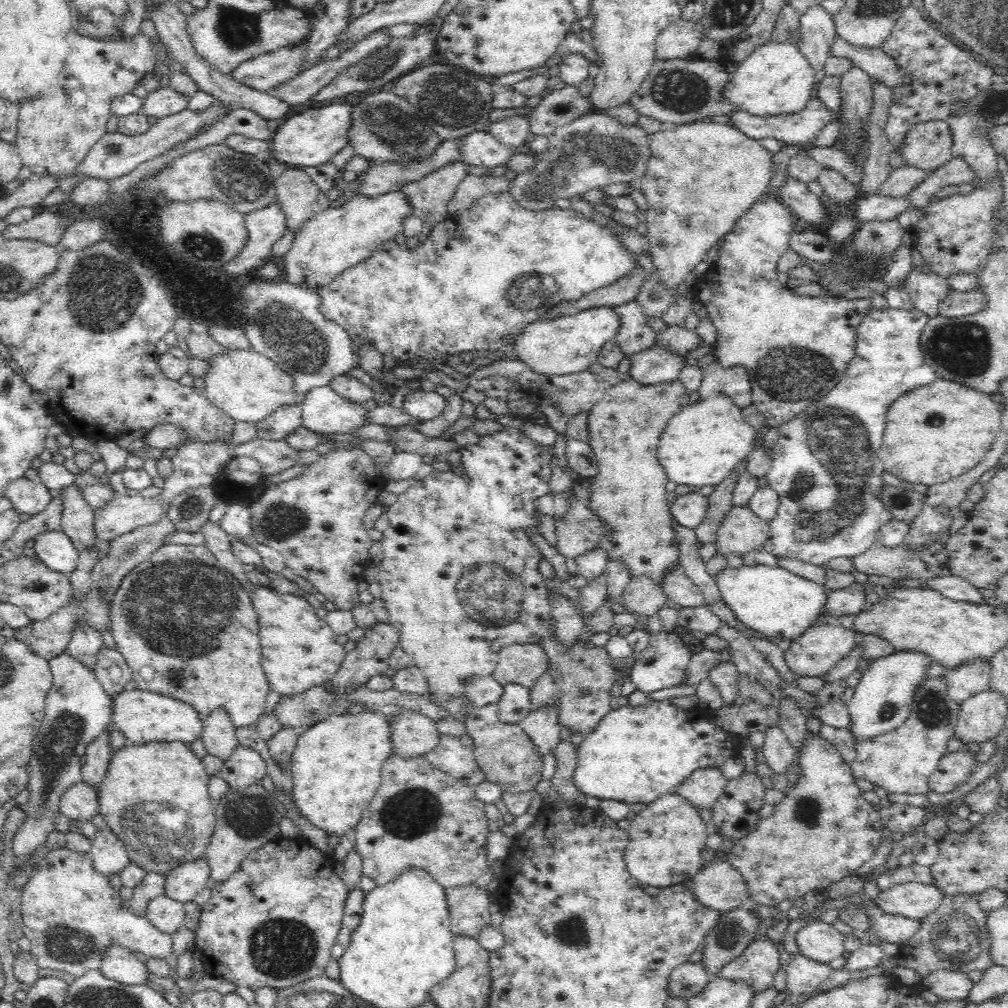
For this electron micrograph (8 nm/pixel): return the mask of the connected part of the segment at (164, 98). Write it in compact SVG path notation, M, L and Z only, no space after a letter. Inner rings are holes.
M160 87L144 99L141 112L146 113L146 116L161 119L188 109L188 102L188 97L172 87Z

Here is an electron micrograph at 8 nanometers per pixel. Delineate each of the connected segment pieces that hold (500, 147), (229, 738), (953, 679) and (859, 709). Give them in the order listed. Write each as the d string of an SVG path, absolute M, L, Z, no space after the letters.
M476 131L463 137L459 151L462 162L489 169L506 164L519 150L502 144L487 131Z
M218 708L203 718L202 722L201 740L207 754L223 761L228 760L239 746L235 733L236 726L233 725L228 711Z
M974 661L963 667L948 669L944 677L949 697L961 704L972 695L989 690L991 661Z
M896 650L887 657L872 660L870 666L862 672L853 697L847 702L851 718L849 729L854 740L876 738L902 726L911 713L910 706L916 689L919 689L919 684L928 677L927 666L933 662L925 654L903 650Z

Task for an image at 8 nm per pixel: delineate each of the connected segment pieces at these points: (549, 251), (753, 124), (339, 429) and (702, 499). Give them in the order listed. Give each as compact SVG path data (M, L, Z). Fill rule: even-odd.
M509 191L504 193L486 194L476 200L470 208L462 210L462 212L454 212L447 214L442 222L436 222L431 227L431 233L427 239L420 243L413 251L405 246L400 246L394 242L384 242L380 248L376 248L372 252L370 258L365 258L352 268L344 270L334 280L328 283L328 286L323 286L317 289L320 299L322 299L322 313L327 319L332 319L336 324L344 327L348 331L352 345L354 345L354 353L359 356L360 345L374 345L382 356L392 355L396 359L396 364L399 368L399 363L404 360L410 360L417 357L432 360L432 364L438 367L443 367L443 363L448 355L458 354L461 352L472 351L498 351L502 353L504 359L518 359L518 355L514 350L514 338L520 334L530 323L538 320L541 316L554 308L560 302L580 300L582 296L590 294L593 290L598 290L602 286L610 286L614 282L618 282L620 278L628 276L636 266L638 261L634 254L626 245L620 243L618 238L611 229L600 225L596 221L587 219L582 213L575 209L560 209L557 206L546 208L546 210L528 210L522 208L515 200Z
M812 96L804 110L792 114L778 114L778 116L754 116L742 110L730 114L731 124L740 129L746 136L760 140L760 138L776 138L784 145L801 145L807 142L814 142L816 136L820 134L820 130L824 126L828 126L832 121L835 112L828 109L828 107L816 96Z
M320 386L314 388L305 396L304 403L301 405L303 413L303 426L312 432L331 434L350 434L363 428L368 424L366 414L369 410L363 408L358 402L351 402L348 398L339 396L333 388L329 386Z
M696 490L677 497L670 505L670 514L674 520L681 526L695 530L707 516L708 497Z

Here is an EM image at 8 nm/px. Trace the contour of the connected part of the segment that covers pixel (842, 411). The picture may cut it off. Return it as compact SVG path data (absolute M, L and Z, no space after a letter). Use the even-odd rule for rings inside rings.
M870 307L869 311L863 316L861 324L856 329L855 355L848 363L848 368L844 371L844 376L840 379L840 382L824 398L814 402L814 404L810 404L804 412L800 412L795 418L778 427L780 436L778 436L778 441L775 442L776 444L771 449L772 467L766 476L767 484L770 485L772 490L777 492L779 508L776 518L769 522L770 537L763 548L766 552L770 552L770 554L777 558L797 558L816 566L824 566L832 558L851 558L866 552L872 544L877 542L876 537L879 534L879 529L893 520L893 514L884 507L884 503L880 499L880 494L882 494L885 486L884 481L882 481L882 474L884 474L885 468L876 452L882 446L882 438L885 432L885 426L882 422L886 420L886 412L890 409L890 404L893 404L898 398L905 396L908 392L936 381L936 371L924 360L924 354L921 353L919 345L921 332L926 324L928 324L929 319L928 315L914 308L905 307L900 309L898 307L888 307L881 310Z

